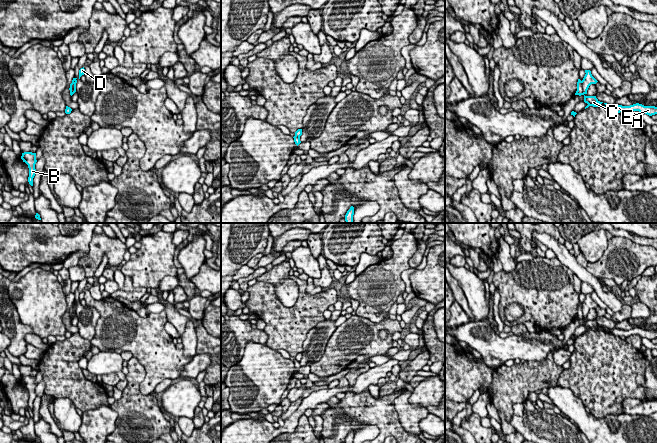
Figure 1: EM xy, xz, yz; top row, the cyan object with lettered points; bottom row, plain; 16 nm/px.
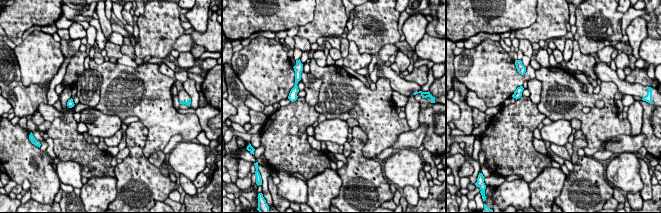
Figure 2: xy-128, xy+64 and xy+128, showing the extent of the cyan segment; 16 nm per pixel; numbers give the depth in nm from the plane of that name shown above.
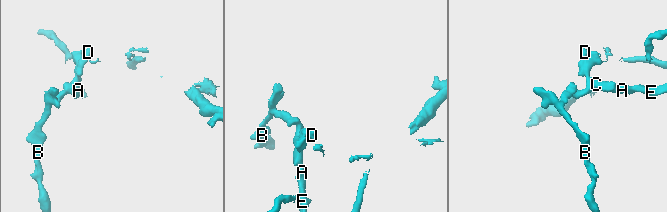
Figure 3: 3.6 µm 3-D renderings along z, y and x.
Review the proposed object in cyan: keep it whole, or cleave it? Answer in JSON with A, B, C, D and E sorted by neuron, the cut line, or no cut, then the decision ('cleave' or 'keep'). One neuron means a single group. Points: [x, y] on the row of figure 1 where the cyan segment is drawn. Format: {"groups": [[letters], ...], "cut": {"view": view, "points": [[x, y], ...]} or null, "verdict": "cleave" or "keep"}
{"groups": [["A", "B", "C", "E"], ["D"]], "cut": {"view": "yz", "points": [[581, 81], [583, 94]]}, "verdict": "cleave"}

